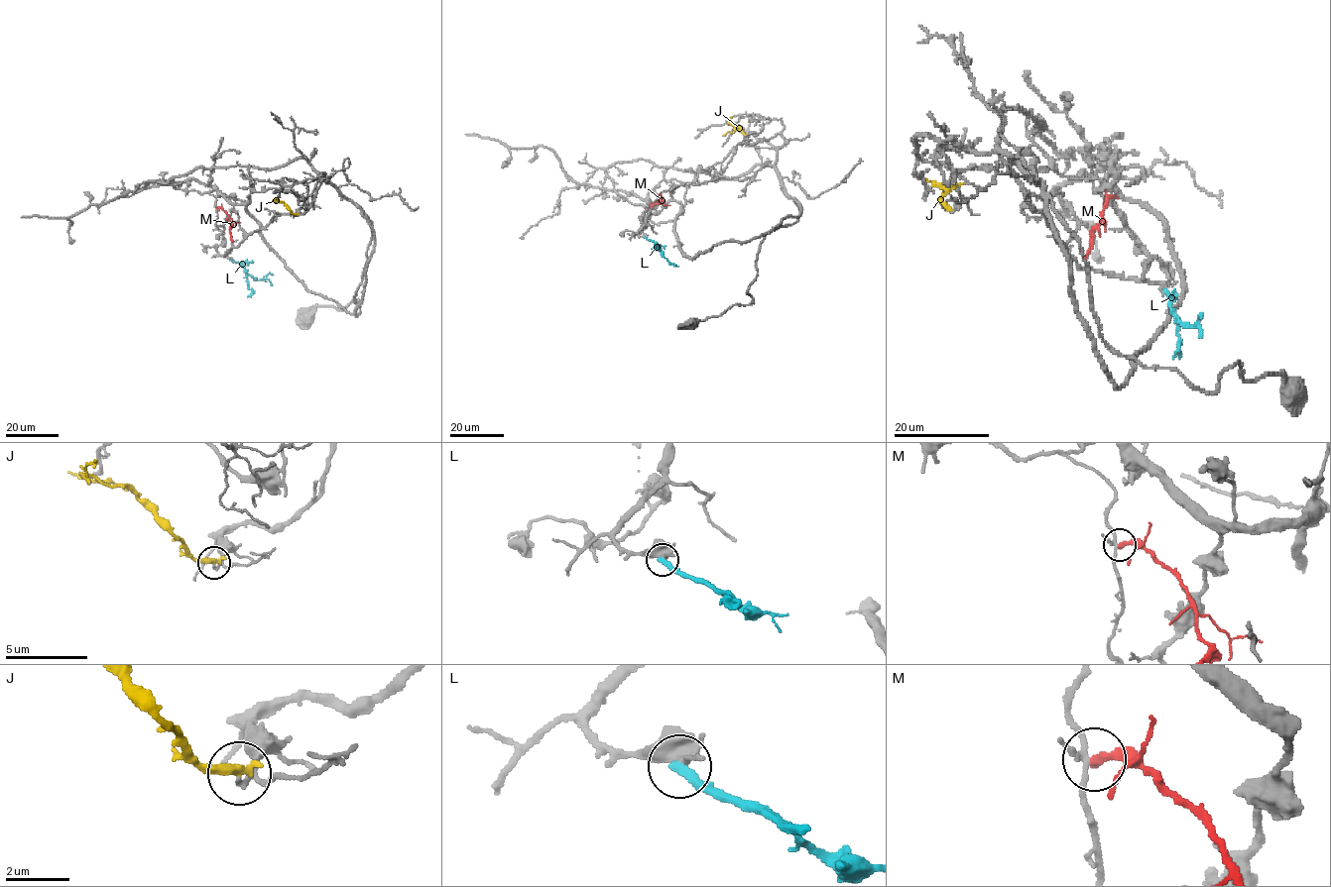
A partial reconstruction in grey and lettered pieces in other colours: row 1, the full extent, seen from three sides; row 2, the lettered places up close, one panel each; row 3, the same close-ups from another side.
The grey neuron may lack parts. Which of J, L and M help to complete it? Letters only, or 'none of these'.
none of these

